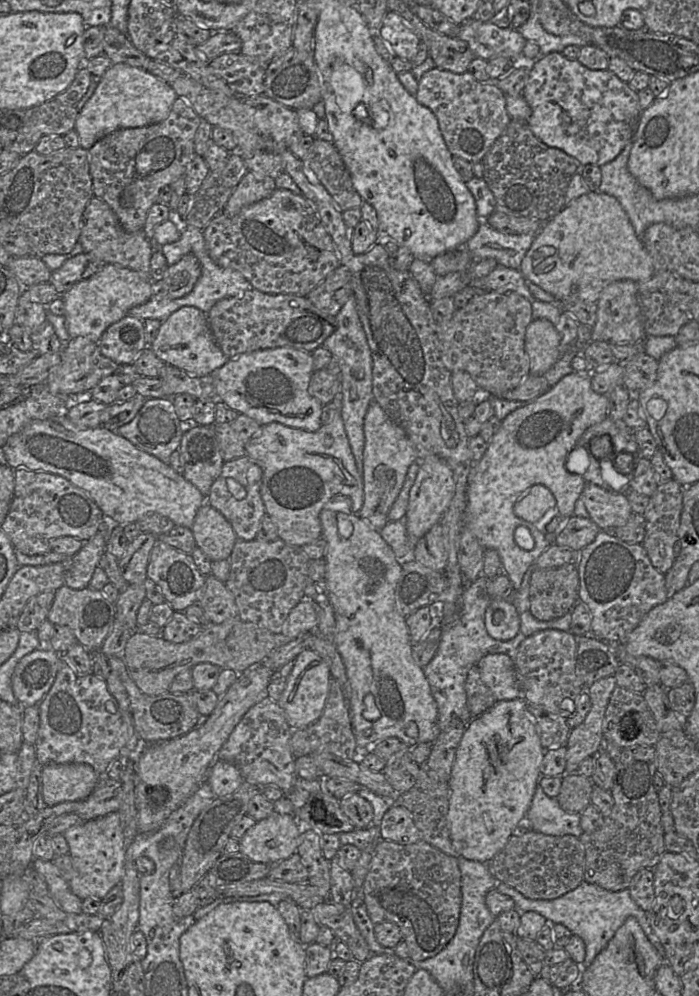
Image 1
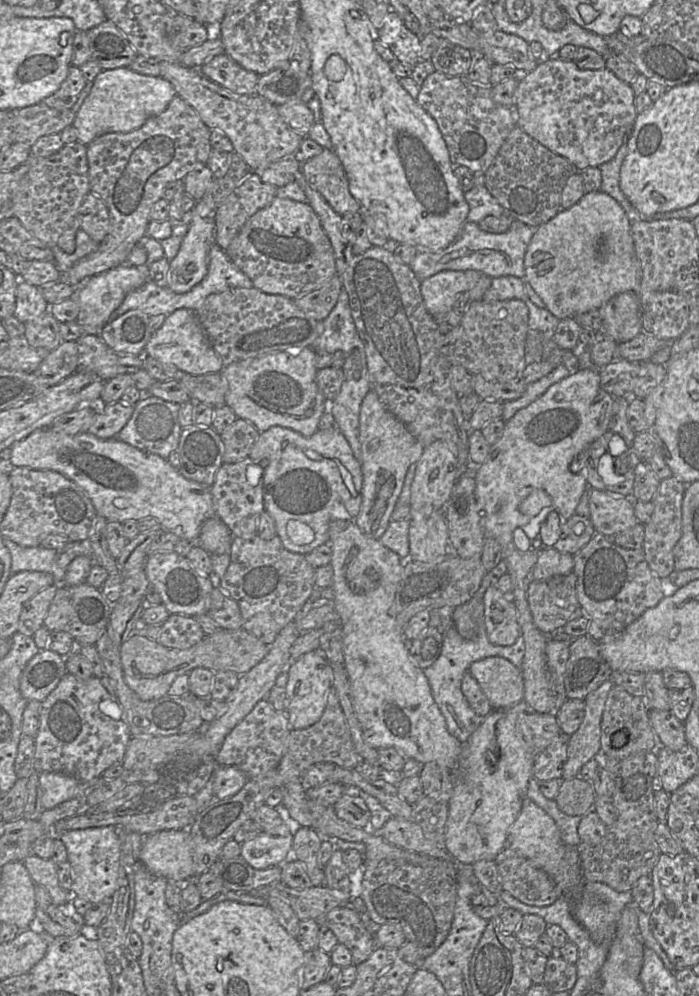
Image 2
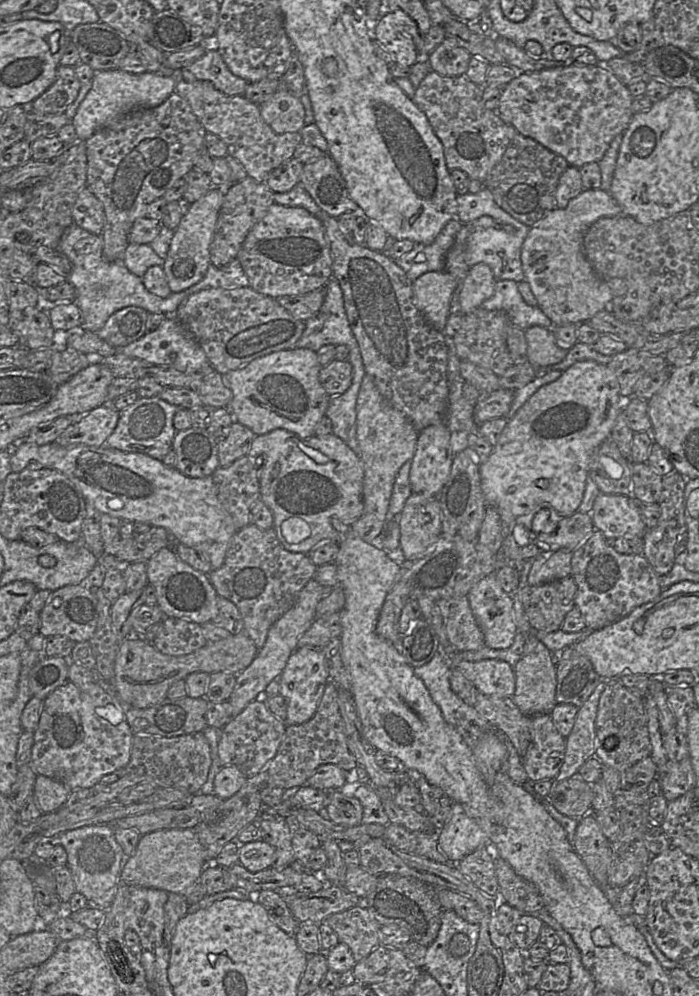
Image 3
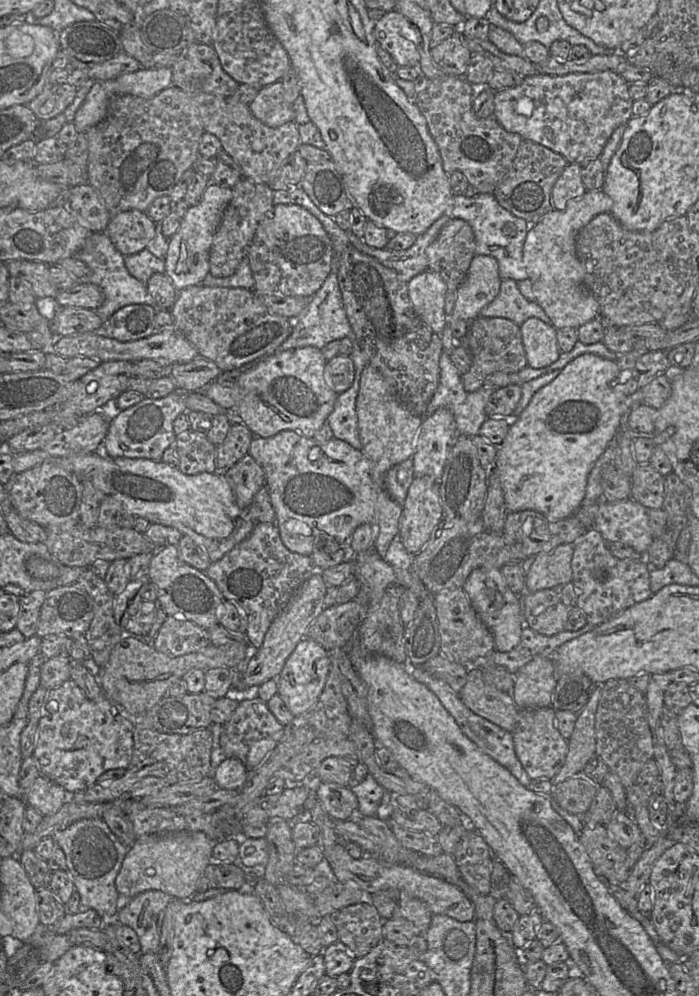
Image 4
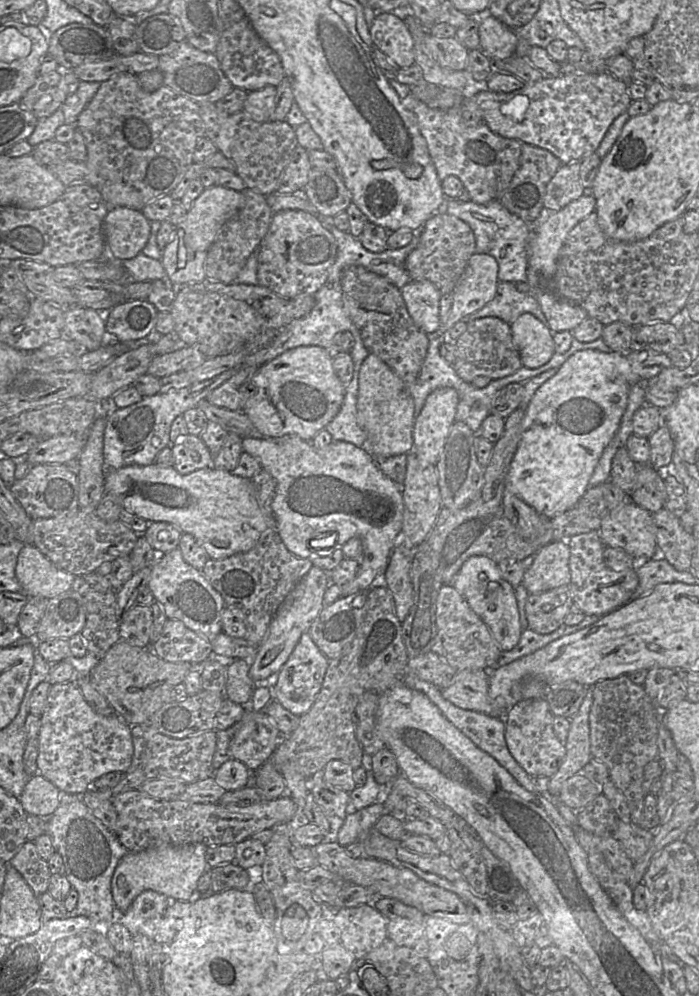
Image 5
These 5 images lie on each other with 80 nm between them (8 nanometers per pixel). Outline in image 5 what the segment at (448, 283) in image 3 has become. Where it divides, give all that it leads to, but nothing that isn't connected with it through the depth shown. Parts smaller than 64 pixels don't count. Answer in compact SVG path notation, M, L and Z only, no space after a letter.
M417 280L406 284L401 292L415 323L427 334L437 331L441 326L439 289L429 280Z

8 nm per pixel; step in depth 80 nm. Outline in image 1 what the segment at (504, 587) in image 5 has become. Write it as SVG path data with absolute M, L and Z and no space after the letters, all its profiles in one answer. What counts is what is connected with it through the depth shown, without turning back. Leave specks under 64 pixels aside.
M491 599L485 612L488 635L499 641L509 641L520 633L520 614L508 599Z

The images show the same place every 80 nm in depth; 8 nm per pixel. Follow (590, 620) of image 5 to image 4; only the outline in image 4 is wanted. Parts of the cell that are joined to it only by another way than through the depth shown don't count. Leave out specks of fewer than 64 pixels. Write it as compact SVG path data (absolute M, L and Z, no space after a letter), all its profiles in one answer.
M587 623L583 628L576 631L564 630L556 635L546 636L524 625L521 640L511 651L500 652L494 650L484 657L477 658L471 665L467 665L466 667L467 669L483 669L490 666L502 666L512 674L515 674L535 656L552 656L561 645L583 635L595 627Z

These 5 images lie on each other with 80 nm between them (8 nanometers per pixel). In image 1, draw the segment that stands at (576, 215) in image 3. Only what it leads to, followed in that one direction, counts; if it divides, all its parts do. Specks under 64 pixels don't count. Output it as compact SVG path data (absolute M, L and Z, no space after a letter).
M601 192L584 194L566 205L555 217L546 221L522 260L519 271L527 281L554 296L558 304L565 299L596 303L604 288L619 280L645 282L655 275L653 261L620 202Z

